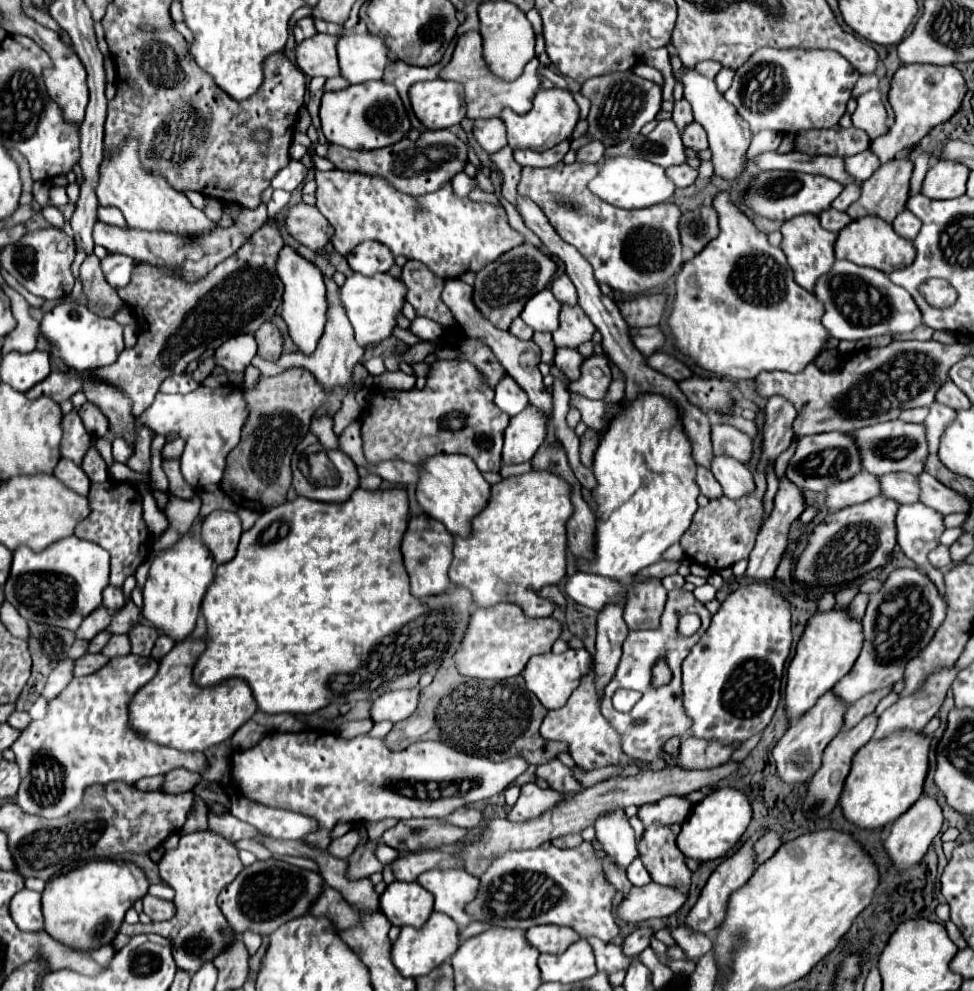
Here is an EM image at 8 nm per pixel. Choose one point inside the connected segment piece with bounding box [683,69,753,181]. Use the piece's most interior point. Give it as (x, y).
(729, 136)

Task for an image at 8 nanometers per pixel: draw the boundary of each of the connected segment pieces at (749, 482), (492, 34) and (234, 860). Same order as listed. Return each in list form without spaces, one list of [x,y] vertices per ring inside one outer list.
[[[715,457],[711,471],[721,483],[725,497],[729,499],[741,499],[747,493],[755,491],[753,473],[747,469],[747,465],[735,461],[733,457]]]
[[[485,1],[479,5],[479,33],[483,37],[483,57],[491,73],[503,81],[513,81],[535,57],[535,33],[521,9],[507,1]]]
[[[201,831],[183,835],[179,841],[179,847],[173,851],[165,851],[159,871],[161,879],[175,889],[175,905],[177,915],[169,921],[159,923],[123,923],[121,933],[127,935],[139,935],[139,933],[157,933],[173,943],[173,957],[179,969],[185,969],[189,973],[195,973],[205,961],[213,961],[215,953],[221,953],[229,941],[231,941],[231,927],[227,925],[221,909],[217,907],[217,895],[223,887],[227,887],[243,869],[243,863],[239,859],[239,851],[235,849],[233,841],[225,839],[223,835],[215,831]]]

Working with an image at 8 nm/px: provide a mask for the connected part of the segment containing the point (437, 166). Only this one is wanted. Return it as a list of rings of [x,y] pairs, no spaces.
[[[423,131],[417,141],[403,139],[395,145],[373,149],[373,151],[351,151],[339,145],[329,145],[327,159],[335,163],[337,169],[349,171],[349,173],[365,173],[383,177],[389,181],[397,191],[419,197],[431,191],[441,189],[445,183],[449,183],[457,173],[461,173],[467,165],[467,143],[461,141],[453,131]]]

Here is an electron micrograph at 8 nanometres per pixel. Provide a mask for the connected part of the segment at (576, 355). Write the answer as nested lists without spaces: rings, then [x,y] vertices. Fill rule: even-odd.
[[[557,349],[557,355],[555,355],[555,365],[571,379],[575,381],[579,377],[579,371],[581,371],[581,363],[583,363],[583,357],[577,349]]]

